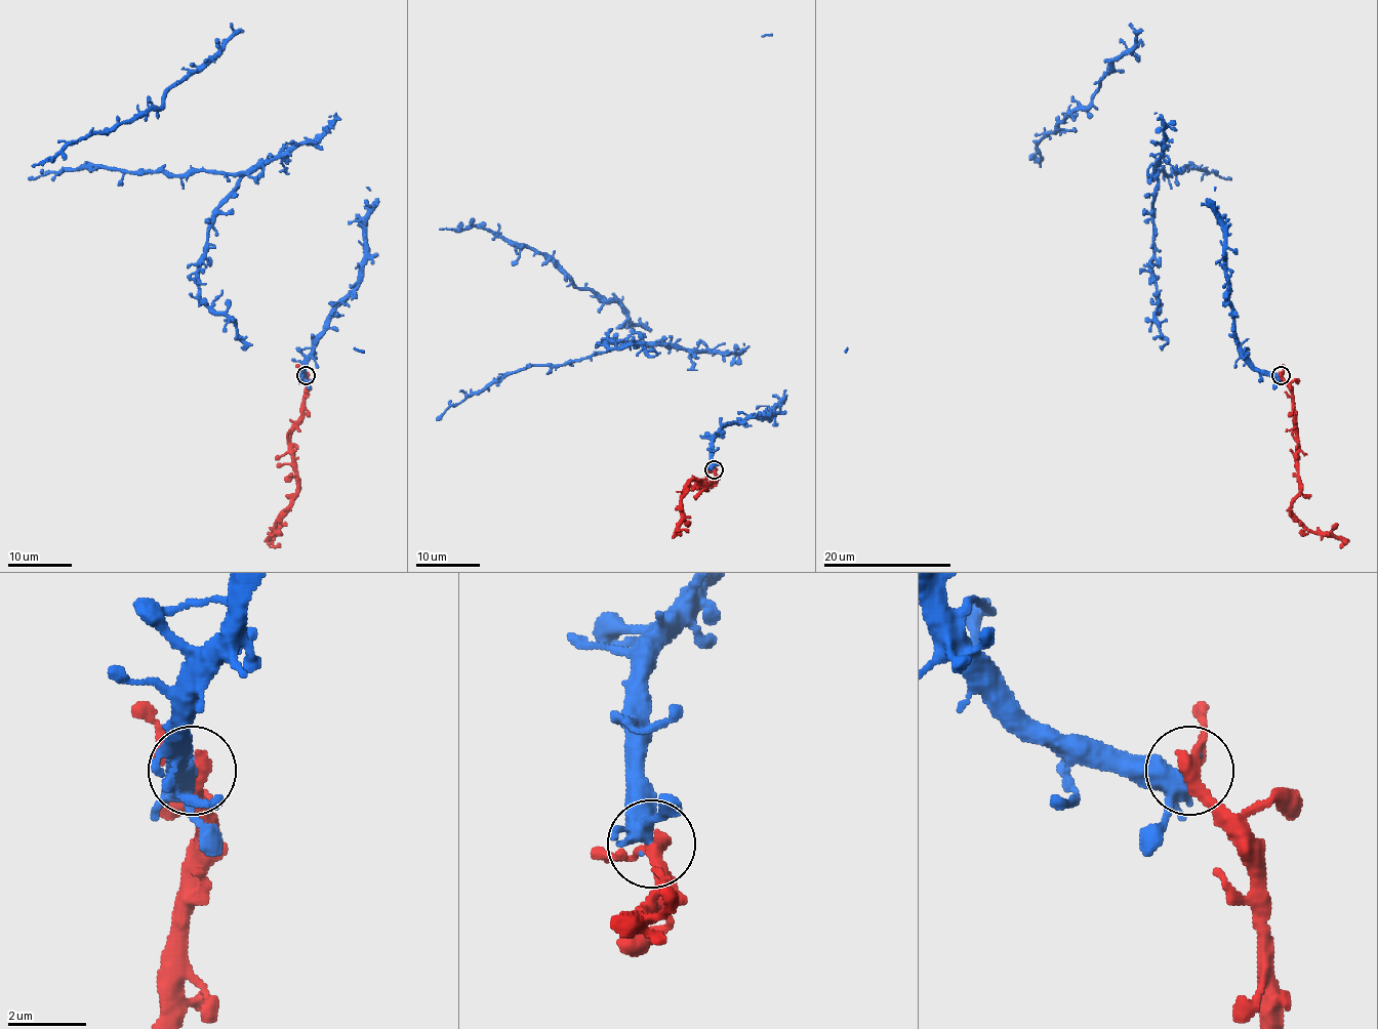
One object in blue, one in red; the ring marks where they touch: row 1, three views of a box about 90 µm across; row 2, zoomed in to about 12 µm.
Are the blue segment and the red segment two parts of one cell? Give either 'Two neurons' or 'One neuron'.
One neuron

